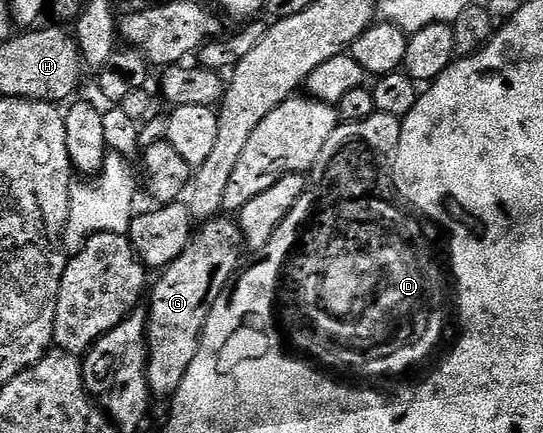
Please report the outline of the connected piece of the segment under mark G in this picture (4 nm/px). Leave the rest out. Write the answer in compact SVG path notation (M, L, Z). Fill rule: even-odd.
M217 215L203 221L193 231L185 252L159 273L161 276L157 284L155 281L151 285L146 311L148 385L153 397L171 398L182 386L182 378L186 378L186 370L190 370L190 362L194 362L194 354L198 354L200 349L200 336L204 332L206 318L218 294L222 294L237 275L241 267L240 248L244 247L244 235L240 232L239 223L227 215Z

